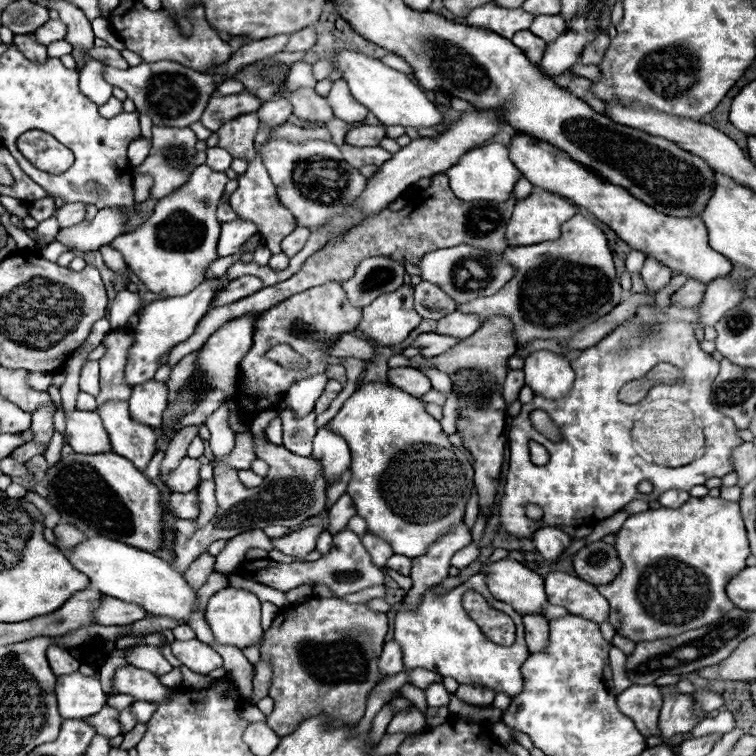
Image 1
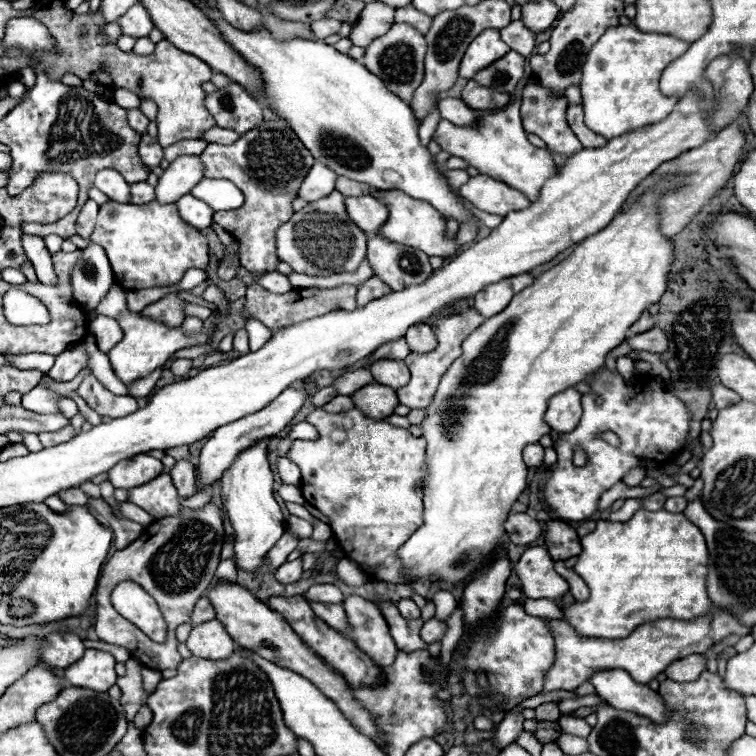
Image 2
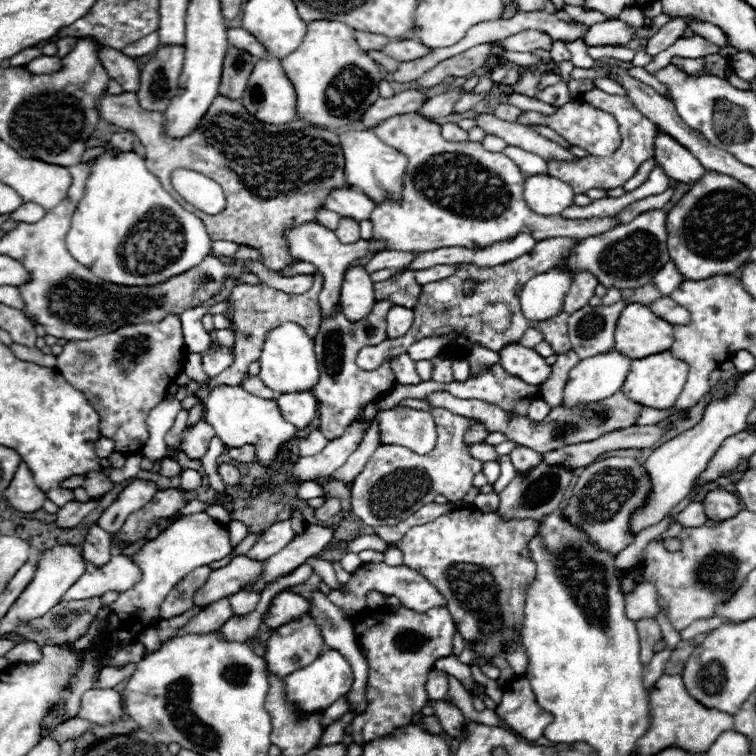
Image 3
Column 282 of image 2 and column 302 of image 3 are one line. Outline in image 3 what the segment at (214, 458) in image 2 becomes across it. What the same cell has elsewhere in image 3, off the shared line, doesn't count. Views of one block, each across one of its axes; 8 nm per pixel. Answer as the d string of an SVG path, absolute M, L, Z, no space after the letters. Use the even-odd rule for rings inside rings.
M312 392L280 394L276 398L276 404L280 406L280 412L284 414L284 418L288 418L288 422L292 422L296 428L308 426L316 416L316 408L318 408L318 402L312 396Z

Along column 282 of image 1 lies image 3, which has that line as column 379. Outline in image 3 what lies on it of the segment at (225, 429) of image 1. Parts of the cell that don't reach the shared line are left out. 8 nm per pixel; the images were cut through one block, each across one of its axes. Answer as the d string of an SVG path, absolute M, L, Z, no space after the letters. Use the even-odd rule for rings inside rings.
M436 408L432 414L438 432L432 452L420 456L408 448L380 446L366 462L364 470L354 478L352 512L366 526L394 526L396 522L412 516L424 504L434 502L438 494L442 494L448 502L458 502L472 488L472 480L482 470L482 462L470 456L470 446L464 444L464 434L476 424L476 420L450 414L442 408Z

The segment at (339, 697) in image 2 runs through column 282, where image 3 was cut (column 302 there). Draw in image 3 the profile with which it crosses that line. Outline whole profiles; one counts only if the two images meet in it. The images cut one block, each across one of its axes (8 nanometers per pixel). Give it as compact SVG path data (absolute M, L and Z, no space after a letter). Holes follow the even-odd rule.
M310 614L276 628L268 640L268 670L278 678L286 678L292 670L314 662L324 650L324 640Z

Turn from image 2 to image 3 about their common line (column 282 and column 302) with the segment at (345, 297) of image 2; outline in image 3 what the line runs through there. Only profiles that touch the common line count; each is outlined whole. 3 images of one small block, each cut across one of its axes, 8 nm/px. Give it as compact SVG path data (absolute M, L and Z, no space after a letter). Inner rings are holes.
M316 274L316 280L314 280L314 286L306 292L306 294L286 294L286 292L280 292L276 288L270 288L266 284L258 284L258 286L252 286L252 284L240 284L240 286L234 286L232 294L230 294L230 308L224 312L224 316L230 320L230 330L236 332L236 342L234 342L234 364L224 370L222 374L214 376L210 380L212 386L216 386L218 382L220 384L226 384L226 386L238 386L242 384L242 380L246 378L248 374L248 366L260 358L260 352L262 352L262 344L264 344L264 336L266 332L274 330L276 326L282 326L284 322L296 322L300 324L306 334L314 340L314 336L318 334L318 328L320 328L320 306L318 306L318 294L322 290L322 276Z

